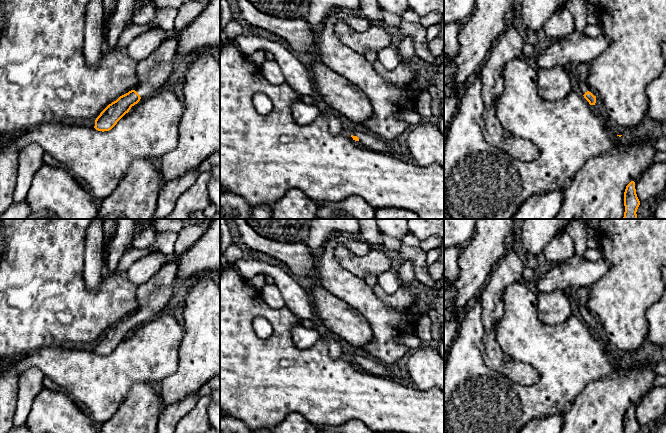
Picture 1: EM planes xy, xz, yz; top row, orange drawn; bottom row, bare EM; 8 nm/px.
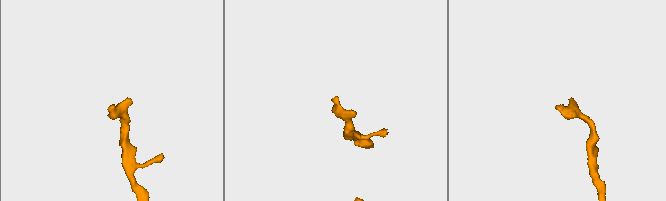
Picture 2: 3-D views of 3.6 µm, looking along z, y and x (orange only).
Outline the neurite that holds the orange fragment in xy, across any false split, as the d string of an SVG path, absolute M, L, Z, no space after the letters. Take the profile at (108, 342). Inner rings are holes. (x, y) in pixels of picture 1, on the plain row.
M175 263L166 264L147 282L138 286L137 310L109 328L100 337L95 344L96 354L102 356L111 354L132 330L165 311L173 294L177 270Z

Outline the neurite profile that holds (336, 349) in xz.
M330 338L328 340L328 353L333 358L341 358L346 356L343 342Z

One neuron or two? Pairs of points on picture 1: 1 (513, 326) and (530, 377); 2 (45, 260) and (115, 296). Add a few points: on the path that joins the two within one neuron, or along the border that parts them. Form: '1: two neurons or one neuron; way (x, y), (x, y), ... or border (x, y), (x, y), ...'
1: two neurons; border (504, 352), (530, 364), (538, 381)
2: one neuron; way (62, 277), (82, 297), (98, 297)

